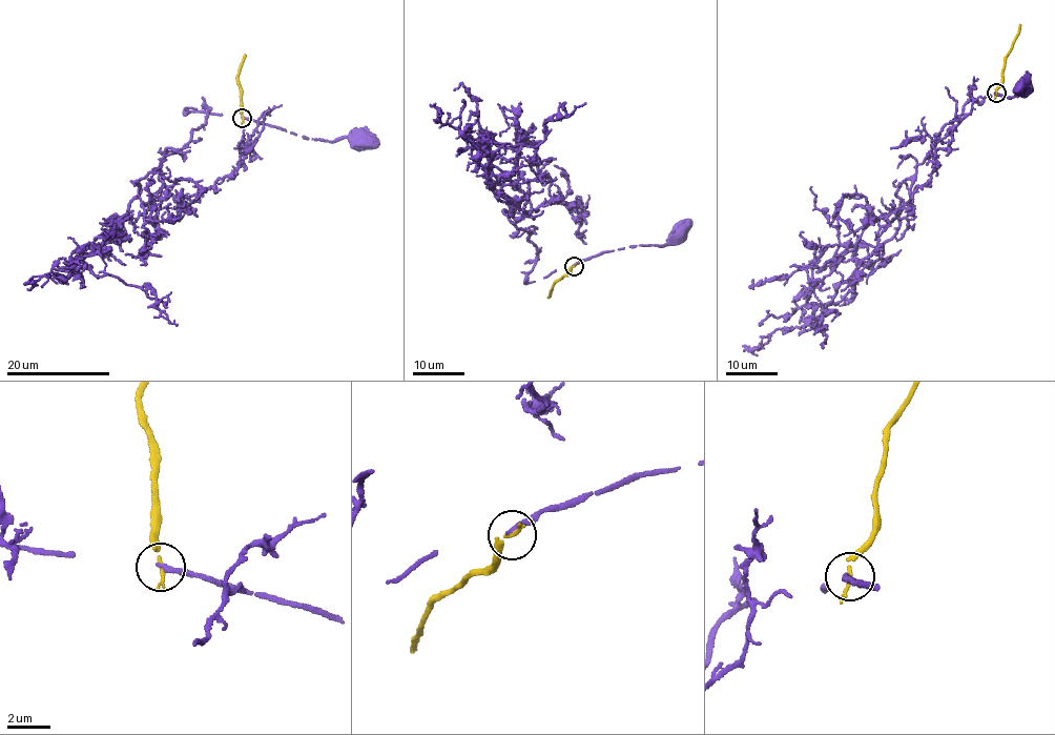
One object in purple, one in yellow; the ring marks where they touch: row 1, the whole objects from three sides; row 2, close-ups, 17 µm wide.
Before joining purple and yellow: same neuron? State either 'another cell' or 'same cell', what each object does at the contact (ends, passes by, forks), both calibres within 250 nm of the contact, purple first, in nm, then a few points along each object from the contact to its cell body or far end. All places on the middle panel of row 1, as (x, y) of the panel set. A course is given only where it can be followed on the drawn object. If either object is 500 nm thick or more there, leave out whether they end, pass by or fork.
another cell; purple ends; yellow ends; calibres 260 and 180 nm; course purple (574, 266), (606, 251), (636, 246), (664, 246), (671, 232), (676, 229), (679, 233); course yellow (574, 266), (571, 272), (557, 280), (546, 297)

